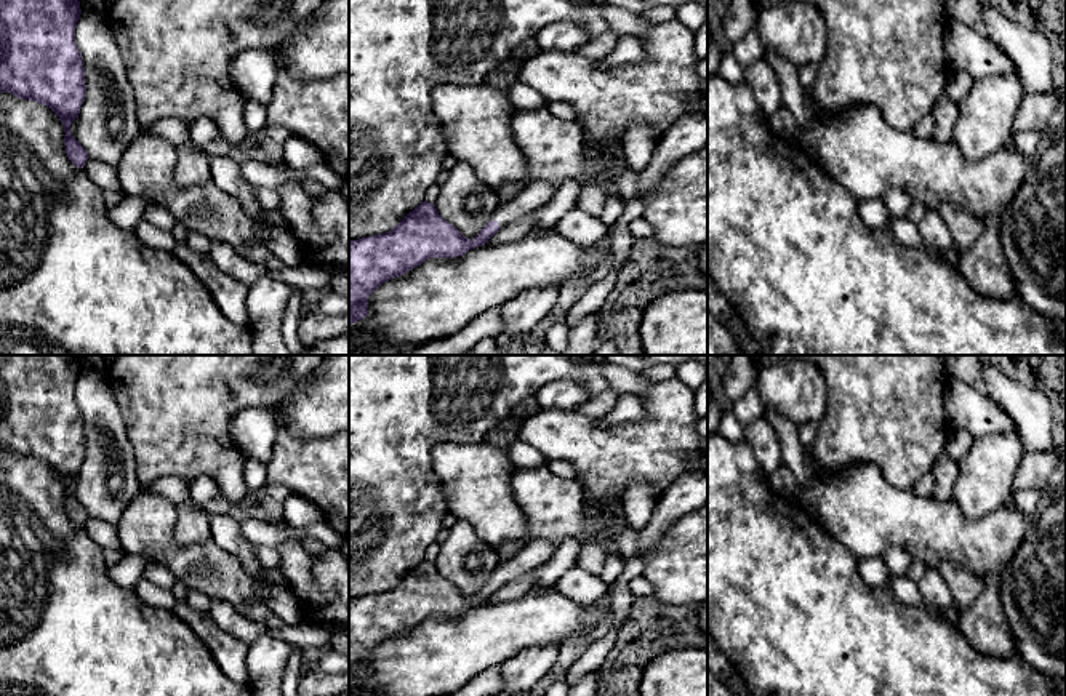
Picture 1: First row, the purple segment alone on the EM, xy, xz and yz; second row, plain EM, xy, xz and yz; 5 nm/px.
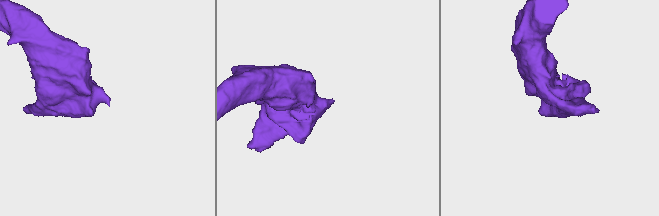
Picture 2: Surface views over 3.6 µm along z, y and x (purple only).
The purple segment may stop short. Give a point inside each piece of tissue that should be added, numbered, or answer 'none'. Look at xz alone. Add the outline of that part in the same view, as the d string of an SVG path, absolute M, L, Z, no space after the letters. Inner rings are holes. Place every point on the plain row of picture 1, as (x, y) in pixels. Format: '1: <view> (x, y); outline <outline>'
1: xz (540, 551); outline M535 539L527 544L515 557L499 563L490 574L490 579L498 579L499 586L504 586L511 579L530 573L531 570L546 563L552 557L554 550L555 549L549 541Z

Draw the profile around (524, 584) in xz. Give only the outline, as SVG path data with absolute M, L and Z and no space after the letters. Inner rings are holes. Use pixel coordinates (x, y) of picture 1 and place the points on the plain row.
M531 573L520 574L501 586L490 598L490 603L511 602L533 594L535 578Z

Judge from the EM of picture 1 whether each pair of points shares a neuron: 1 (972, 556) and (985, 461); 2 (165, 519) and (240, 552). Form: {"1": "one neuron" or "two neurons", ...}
{"1": "two neurons", "2": "two neurons"}

